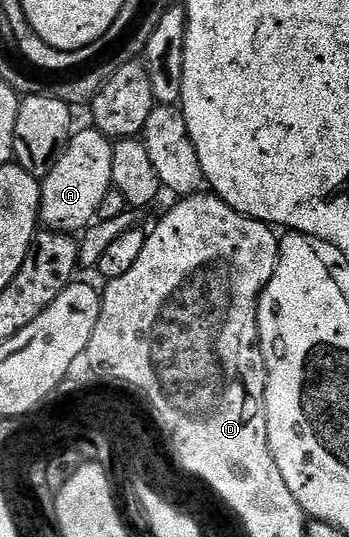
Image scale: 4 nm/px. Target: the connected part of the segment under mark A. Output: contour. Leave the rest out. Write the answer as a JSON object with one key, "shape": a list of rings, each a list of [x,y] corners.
{"shape":[[[97,128],[82,130],[71,137],[56,165],[40,182],[40,222],[59,232],[82,232],[98,218],[98,209],[113,187],[112,152],[114,142]]]}

